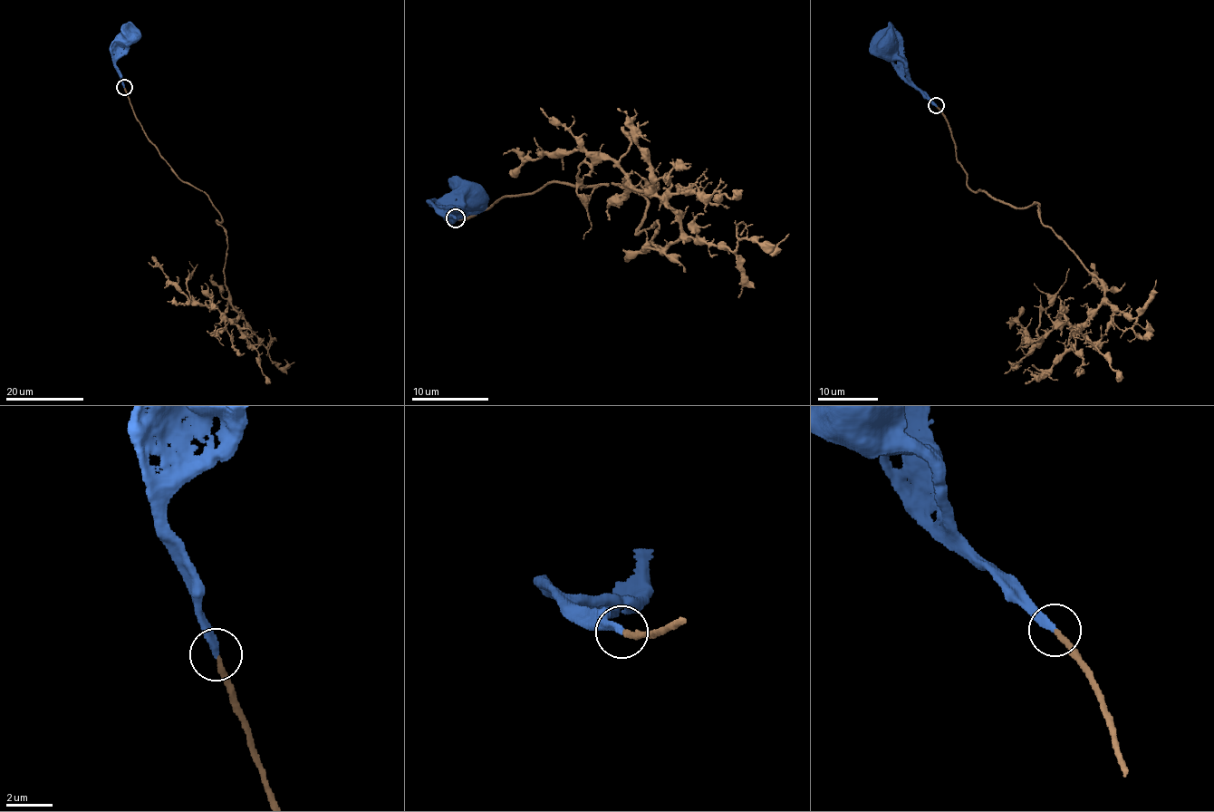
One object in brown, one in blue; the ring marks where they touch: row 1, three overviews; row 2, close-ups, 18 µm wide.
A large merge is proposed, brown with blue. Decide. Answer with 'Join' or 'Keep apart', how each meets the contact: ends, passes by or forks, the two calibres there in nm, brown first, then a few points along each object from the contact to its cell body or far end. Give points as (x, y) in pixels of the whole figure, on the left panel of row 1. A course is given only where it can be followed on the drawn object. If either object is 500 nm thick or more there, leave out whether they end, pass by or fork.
Keep apart. At the ring brown ends. At the ring blue ends. Thickness 240 nm (brown) against 320 nm. Course of brown: (124, 87), (148, 139), (221, 216), (224, 285), (238, 317), (190, 297), (188, 261). Course of blue: (124, 87), (115, 62), (130, 44), (132, 37)

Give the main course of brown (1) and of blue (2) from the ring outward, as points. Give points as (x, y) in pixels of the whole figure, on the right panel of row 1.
1: (936, 105), (966, 187), (1039, 204), (1100, 280), (1086, 322), (1043, 342), (1039, 314), (1068, 269)
2: (936, 105), (927, 93), (913, 84), (901, 60), (887, 58), (881, 51), (882, 47)

